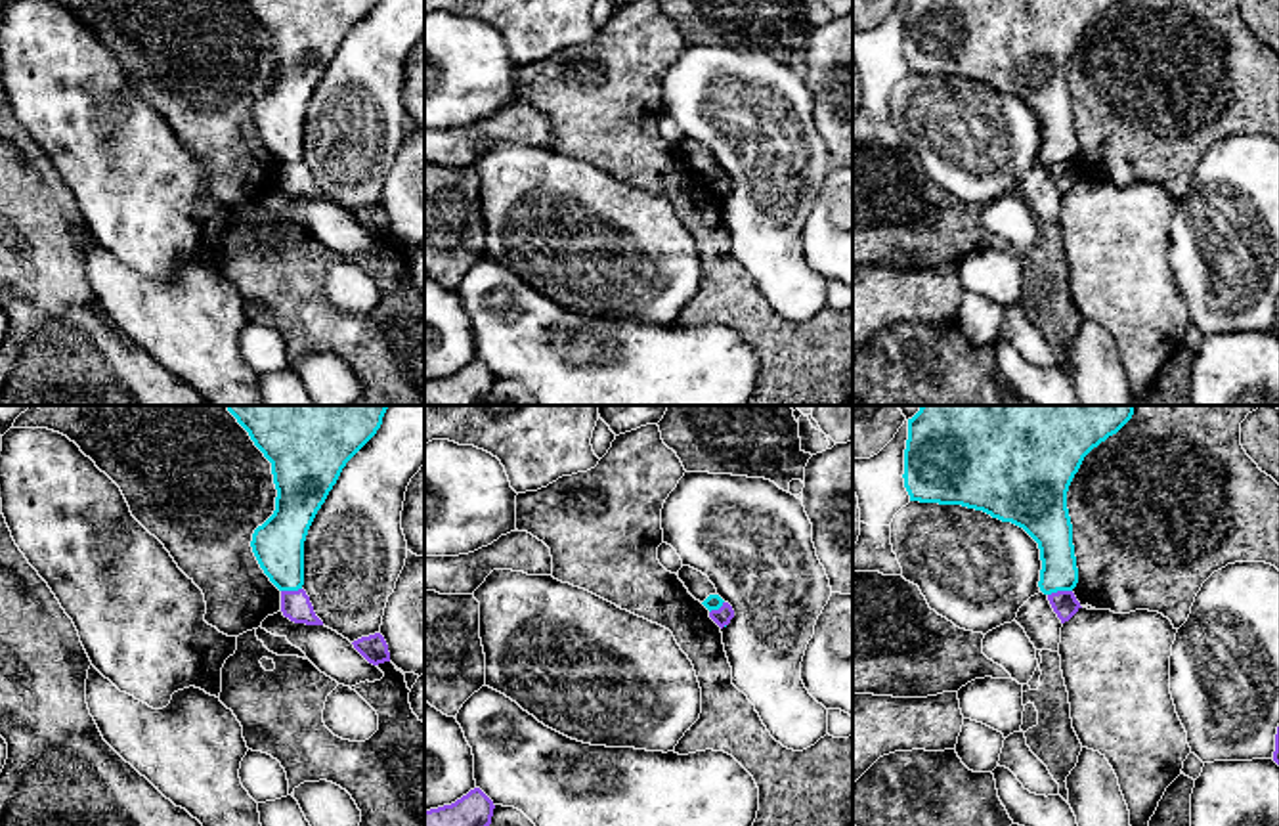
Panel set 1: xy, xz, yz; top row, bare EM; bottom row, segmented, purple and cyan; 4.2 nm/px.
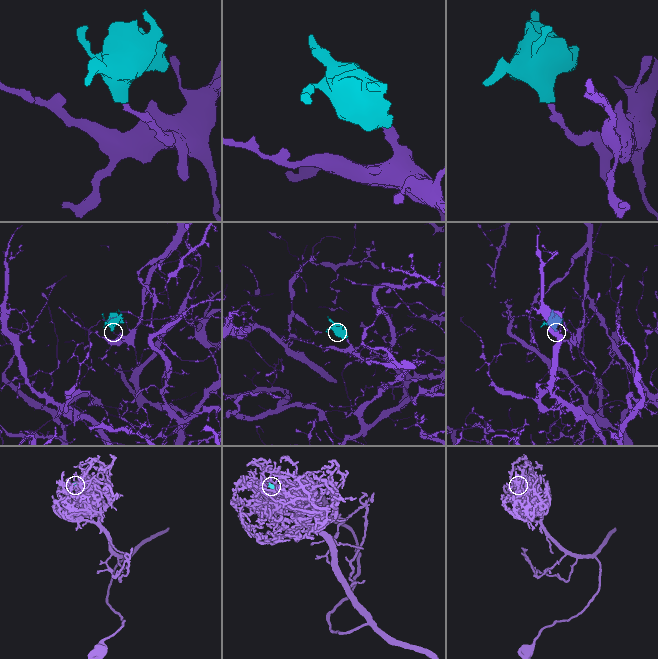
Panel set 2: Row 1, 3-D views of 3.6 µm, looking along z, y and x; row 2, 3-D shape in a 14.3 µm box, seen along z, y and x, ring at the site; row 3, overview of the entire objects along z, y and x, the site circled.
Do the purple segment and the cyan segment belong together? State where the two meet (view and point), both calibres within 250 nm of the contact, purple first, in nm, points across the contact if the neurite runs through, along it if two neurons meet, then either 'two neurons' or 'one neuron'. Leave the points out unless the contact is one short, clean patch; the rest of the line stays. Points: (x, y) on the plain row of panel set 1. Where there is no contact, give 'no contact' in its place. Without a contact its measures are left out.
meets purple in yz at (1060, 163); 110 nm thick on the purple side, 160 nm on the other; two neurons

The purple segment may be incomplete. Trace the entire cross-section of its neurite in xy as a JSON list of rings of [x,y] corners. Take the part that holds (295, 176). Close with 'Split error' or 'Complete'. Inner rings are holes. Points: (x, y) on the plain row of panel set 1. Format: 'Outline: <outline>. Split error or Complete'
Outline: [[[304,161],[281,163],[281,184],[294,195],[323,197]]]. Complete

